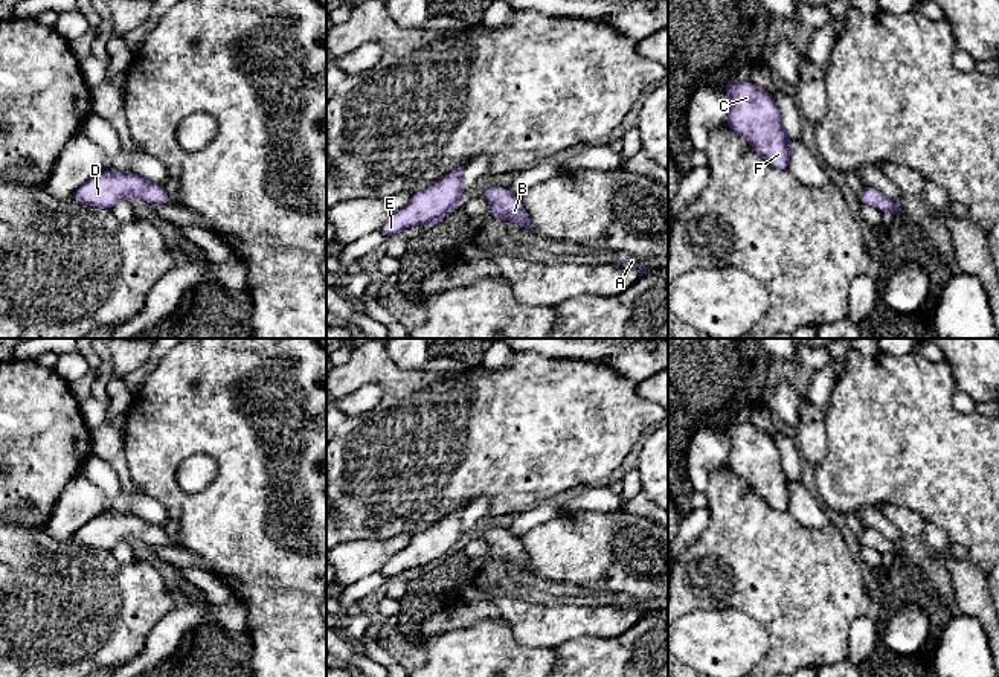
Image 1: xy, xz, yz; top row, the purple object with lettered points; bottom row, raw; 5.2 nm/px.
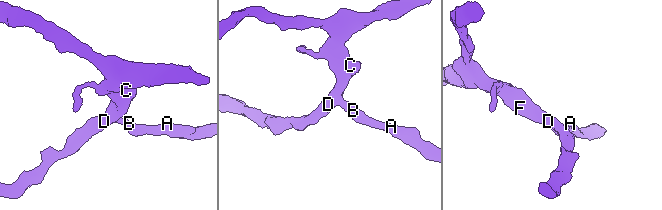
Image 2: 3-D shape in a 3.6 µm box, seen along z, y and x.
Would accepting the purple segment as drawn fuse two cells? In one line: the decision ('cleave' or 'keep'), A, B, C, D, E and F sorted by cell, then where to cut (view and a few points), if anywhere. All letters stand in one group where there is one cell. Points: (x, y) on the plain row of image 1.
keep; groups A B C D E F; cut none

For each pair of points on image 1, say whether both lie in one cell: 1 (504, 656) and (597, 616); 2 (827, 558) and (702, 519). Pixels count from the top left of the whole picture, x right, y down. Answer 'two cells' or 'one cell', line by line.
1: two cells
2: two cells

